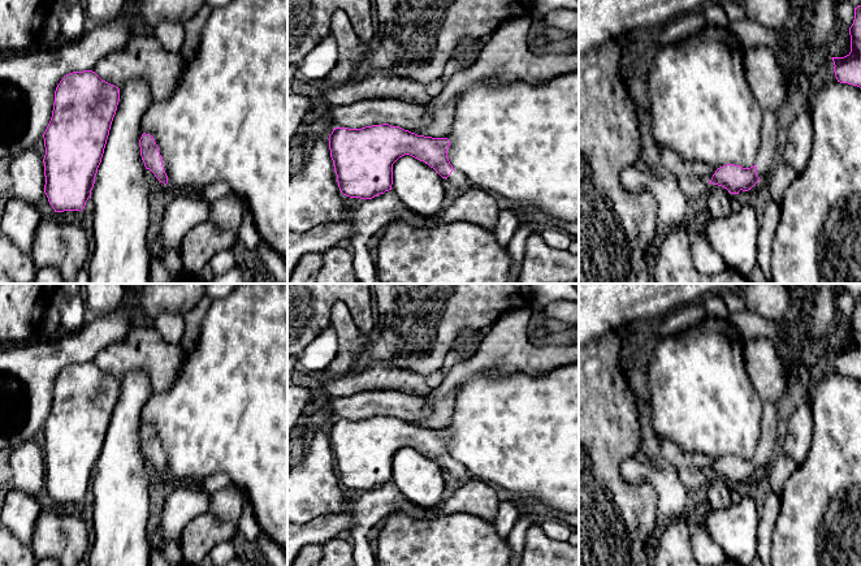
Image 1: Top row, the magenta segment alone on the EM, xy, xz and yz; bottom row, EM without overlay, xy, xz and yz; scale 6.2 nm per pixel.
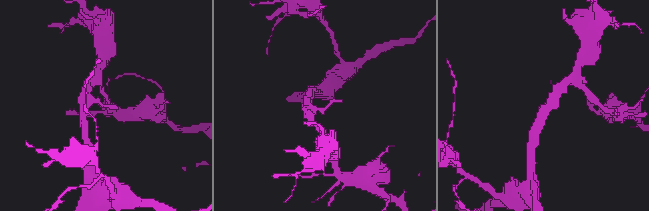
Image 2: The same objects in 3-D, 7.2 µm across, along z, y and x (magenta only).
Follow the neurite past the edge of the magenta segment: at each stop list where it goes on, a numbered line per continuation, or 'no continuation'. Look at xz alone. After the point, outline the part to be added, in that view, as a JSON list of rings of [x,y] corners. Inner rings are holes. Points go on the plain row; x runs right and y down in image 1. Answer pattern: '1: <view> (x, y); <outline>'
1: xz (457, 470); [[[454,459],[447,472],[454,478],[455,483],[463,483],[472,478],[471,472],[458,461]]]

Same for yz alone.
1: yz (768, 445); [[[765,401],[762,409],[761,435],[754,453],[760,471],[762,471],[770,458],[779,451],[780,442],[778,440],[778,424],[778,405]]]

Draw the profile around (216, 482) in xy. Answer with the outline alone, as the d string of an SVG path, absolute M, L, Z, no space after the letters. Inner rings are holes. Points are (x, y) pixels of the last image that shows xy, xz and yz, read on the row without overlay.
M215 472L202 481L203 488L211 494L226 489L233 484L232 478L225 472Z

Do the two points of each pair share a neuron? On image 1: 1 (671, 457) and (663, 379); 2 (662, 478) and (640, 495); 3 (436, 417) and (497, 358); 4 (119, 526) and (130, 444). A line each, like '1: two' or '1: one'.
1: two
2: two
3: one
4: one

